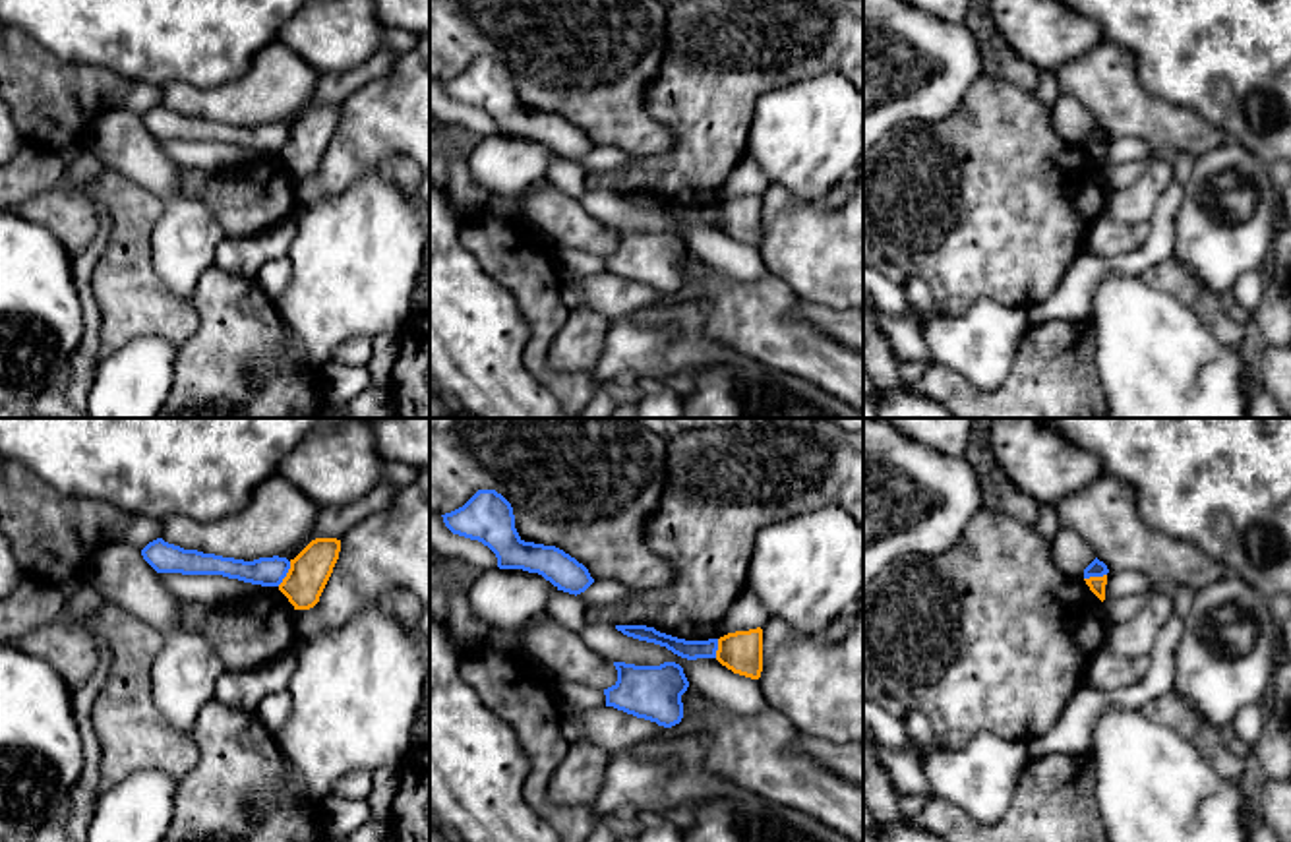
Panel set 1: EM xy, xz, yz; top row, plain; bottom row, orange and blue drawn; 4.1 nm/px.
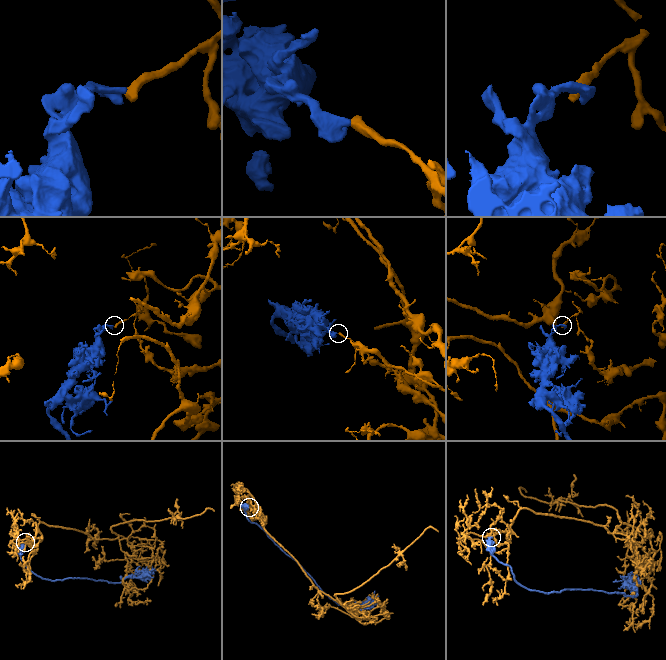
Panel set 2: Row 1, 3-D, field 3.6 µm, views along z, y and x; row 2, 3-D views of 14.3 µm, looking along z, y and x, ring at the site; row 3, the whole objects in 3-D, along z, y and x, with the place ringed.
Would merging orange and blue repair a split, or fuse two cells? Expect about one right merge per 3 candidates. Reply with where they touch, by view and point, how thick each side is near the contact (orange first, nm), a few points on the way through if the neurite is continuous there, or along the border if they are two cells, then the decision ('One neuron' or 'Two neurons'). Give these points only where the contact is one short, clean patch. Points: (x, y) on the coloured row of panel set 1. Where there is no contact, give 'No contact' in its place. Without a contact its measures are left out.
Touches orange at xy (287, 573). Thickness 170 nm (orange) against 130 nm. Boundary: xy (291, 562), (291, 568), (277, 585). Two neurons

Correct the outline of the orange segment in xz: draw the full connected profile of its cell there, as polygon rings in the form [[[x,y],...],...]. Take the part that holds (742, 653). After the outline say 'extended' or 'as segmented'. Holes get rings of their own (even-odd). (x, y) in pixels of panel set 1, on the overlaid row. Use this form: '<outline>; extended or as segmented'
[[[763,629],[736,631],[720,637],[716,660],[734,674],[759,679],[763,672]]]; as segmented

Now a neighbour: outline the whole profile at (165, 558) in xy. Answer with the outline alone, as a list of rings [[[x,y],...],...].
[[[163,538],[149,542],[141,556],[157,573],[223,575],[261,586],[279,586],[290,569],[290,561],[279,556],[244,561],[184,550]]]

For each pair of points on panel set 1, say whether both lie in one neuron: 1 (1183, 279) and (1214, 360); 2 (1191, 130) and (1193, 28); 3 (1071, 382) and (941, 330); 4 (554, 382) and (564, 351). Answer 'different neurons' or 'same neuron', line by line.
1: different neurons
2: different neurons
3: different neurons
4: different neurons

